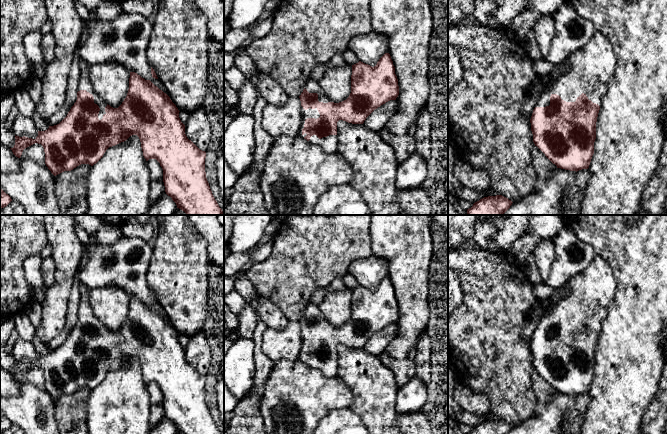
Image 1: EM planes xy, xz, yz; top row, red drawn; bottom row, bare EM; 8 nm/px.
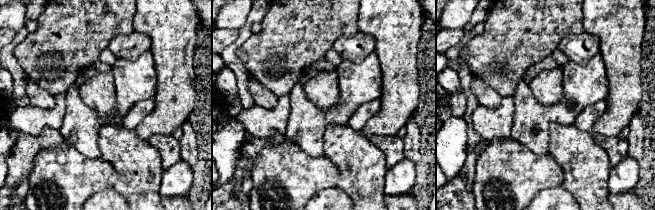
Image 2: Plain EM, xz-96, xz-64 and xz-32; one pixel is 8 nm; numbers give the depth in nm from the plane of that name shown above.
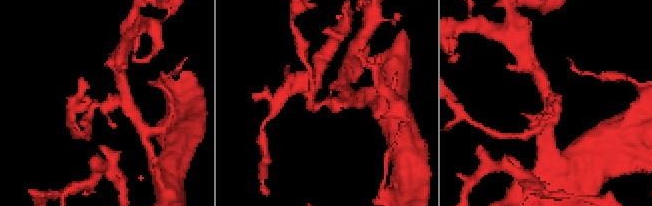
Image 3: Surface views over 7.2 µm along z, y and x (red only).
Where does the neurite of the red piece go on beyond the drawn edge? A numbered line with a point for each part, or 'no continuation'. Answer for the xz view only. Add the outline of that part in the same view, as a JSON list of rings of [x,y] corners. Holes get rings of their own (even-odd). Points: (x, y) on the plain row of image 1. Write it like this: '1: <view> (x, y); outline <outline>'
1: xz (309, 337); outline [[[302,331],[302,348],[301,348],[301,353],[300,353],[300,356],[299,356],[299,359],[304,362],[307,358],[305,357],[304,359],[302,358],[302,353],[304,352],[304,348],[305,348],[305,344],[307,342],[319,342],[320,341],[320,338],[317,334],[317,332],[315,333],[307,333],[305,334],[303,331]]]

